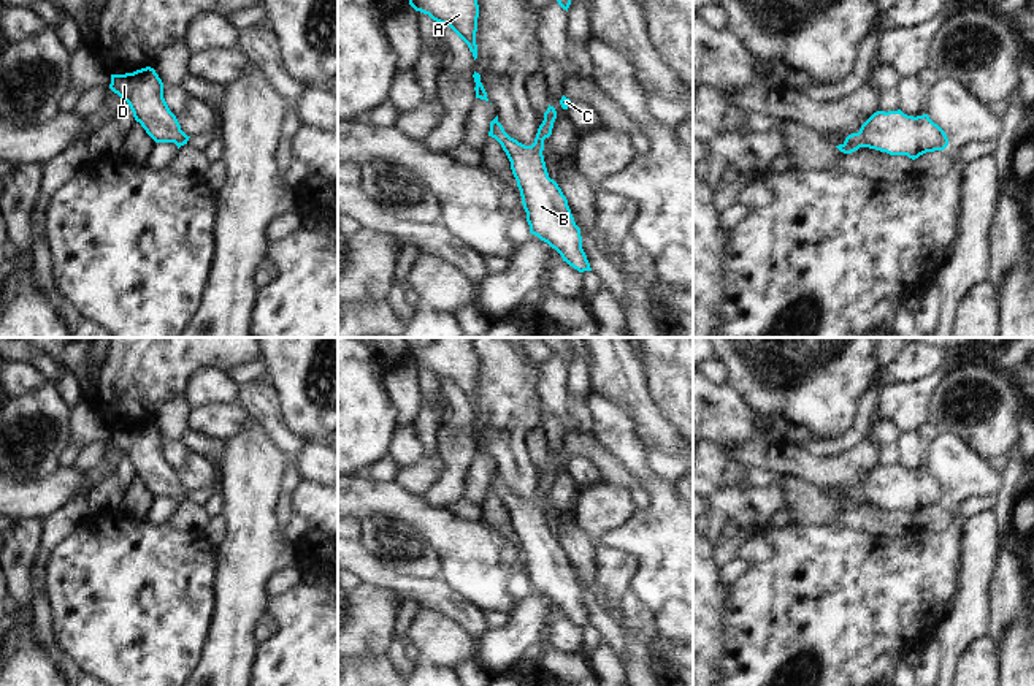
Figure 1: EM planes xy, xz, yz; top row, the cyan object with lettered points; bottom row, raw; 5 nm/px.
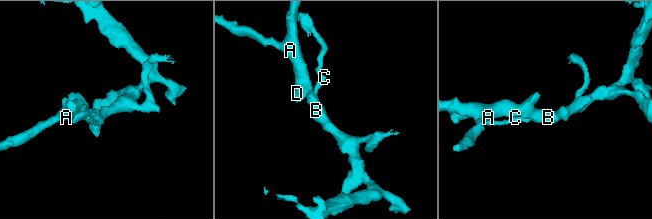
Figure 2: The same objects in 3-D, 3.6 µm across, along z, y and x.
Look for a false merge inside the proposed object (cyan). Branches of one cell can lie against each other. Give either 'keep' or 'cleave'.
keep

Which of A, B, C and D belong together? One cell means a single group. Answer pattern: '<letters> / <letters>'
A B C D

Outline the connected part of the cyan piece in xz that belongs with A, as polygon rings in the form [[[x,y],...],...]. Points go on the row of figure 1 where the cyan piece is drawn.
[[[409,0],[409,5],[433,21],[449,25],[469,48],[477,59],[477,0]]]

